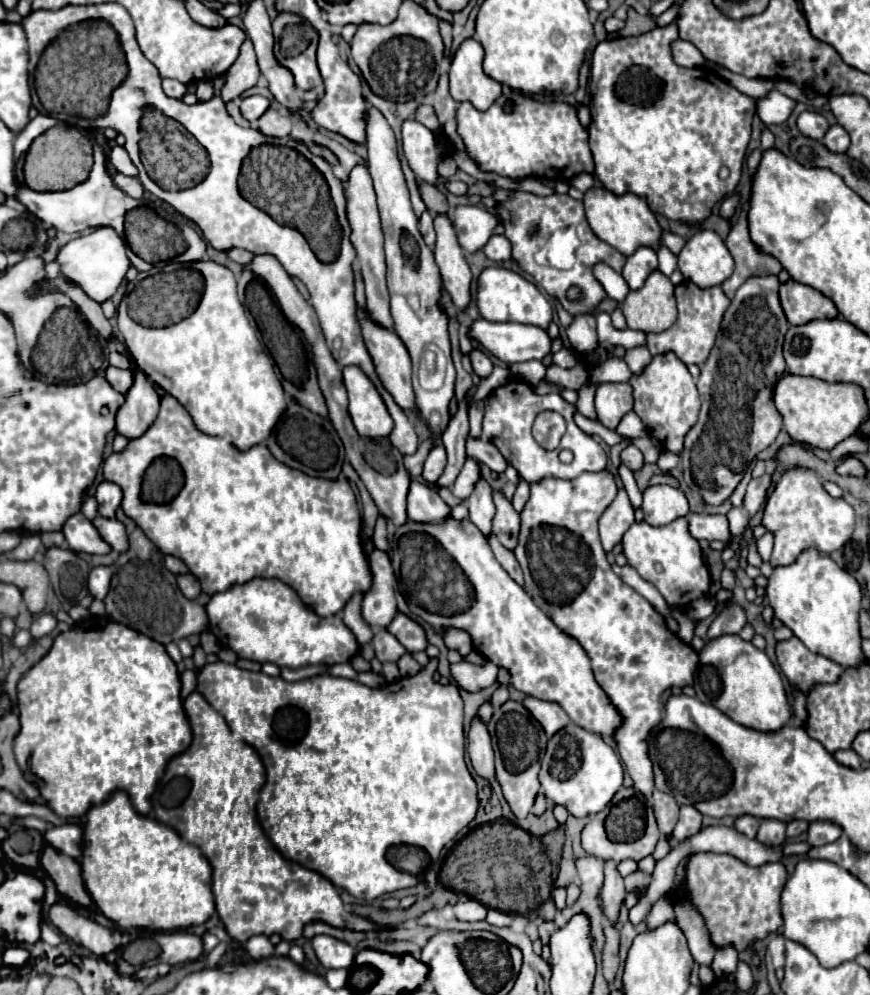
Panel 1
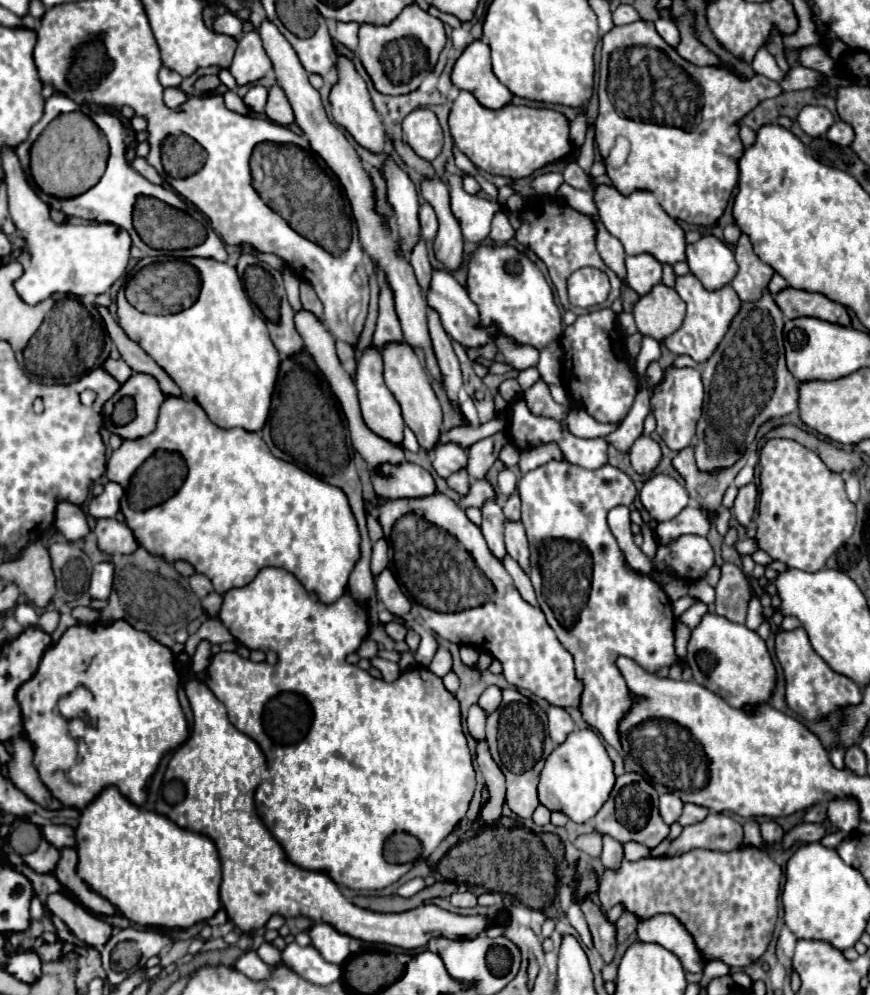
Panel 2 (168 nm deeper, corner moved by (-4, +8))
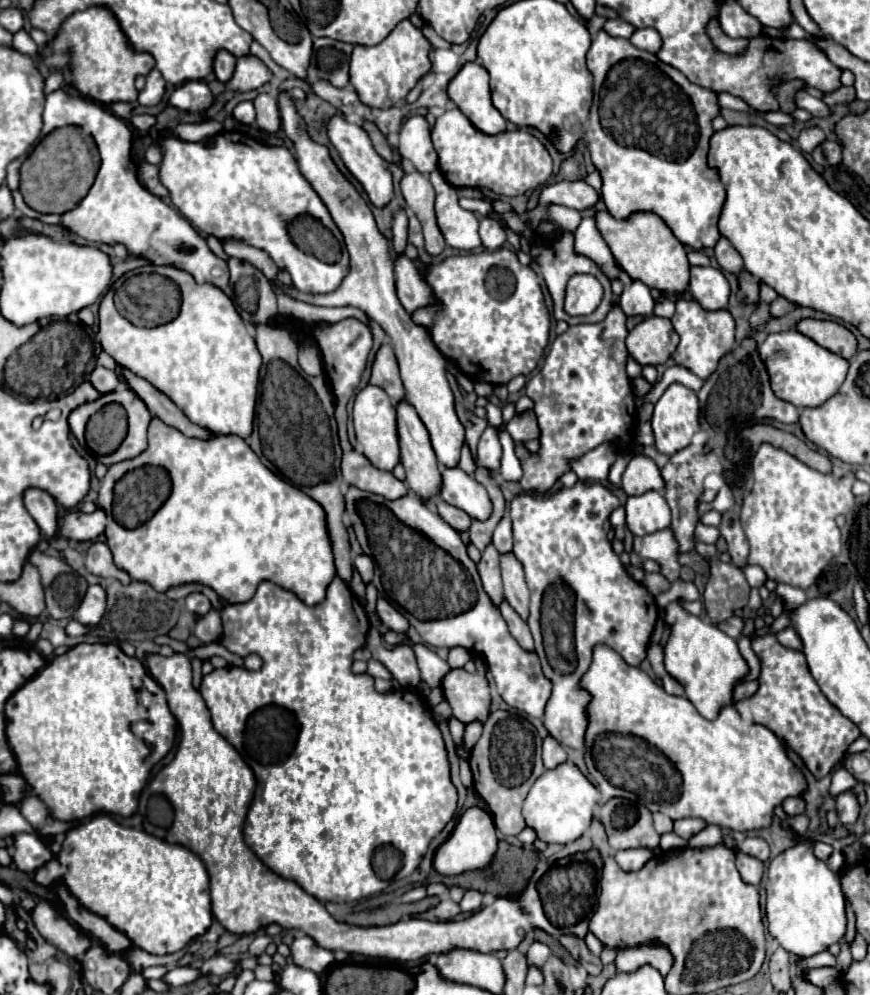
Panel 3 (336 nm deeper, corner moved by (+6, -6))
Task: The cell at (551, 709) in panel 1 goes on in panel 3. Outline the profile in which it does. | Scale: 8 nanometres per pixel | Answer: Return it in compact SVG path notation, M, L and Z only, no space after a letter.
M548 735L548 737L544 739L542 759L544 759L544 767L546 767L546 769L552 769L552 767L556 767L558 763L566 761L566 751L564 751L564 747L562 747L552 735Z

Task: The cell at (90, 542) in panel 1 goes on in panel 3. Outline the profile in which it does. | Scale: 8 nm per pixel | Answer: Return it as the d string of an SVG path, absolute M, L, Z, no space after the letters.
M28 489L24 493L24 505L46 537L50 537L50 539L60 537L56 501L48 493L44 493L40 489Z

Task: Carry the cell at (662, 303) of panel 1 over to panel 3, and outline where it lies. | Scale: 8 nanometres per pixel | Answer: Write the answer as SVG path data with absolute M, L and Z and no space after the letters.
M652 315L628 333L626 347L640 365L660 365L678 347L678 333L670 319Z

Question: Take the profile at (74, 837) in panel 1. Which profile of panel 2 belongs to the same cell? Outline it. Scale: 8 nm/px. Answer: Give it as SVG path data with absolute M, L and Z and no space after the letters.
M44 825L42 829L42 837L54 845L56 849L64 849L64 847L74 847L76 841L74 841L74 829L68 827L68 825Z

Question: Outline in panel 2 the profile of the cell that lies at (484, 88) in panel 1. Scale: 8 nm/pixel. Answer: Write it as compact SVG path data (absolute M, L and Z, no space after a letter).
M480 39L470 43L456 61L452 83L458 89L470 91L480 101L480 105L488 109L502 109L512 101L512 93L492 71L490 47Z

